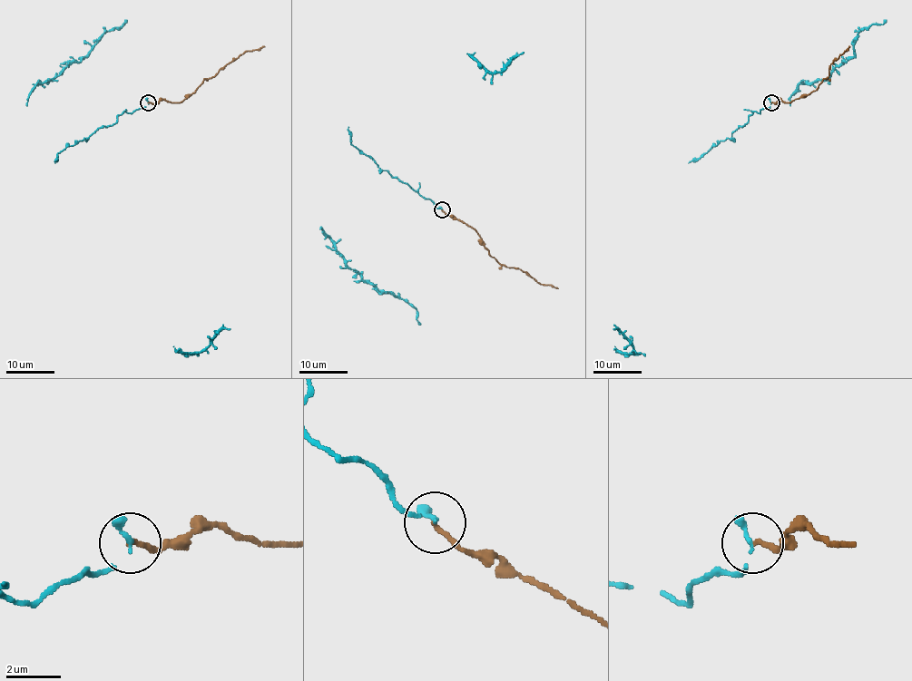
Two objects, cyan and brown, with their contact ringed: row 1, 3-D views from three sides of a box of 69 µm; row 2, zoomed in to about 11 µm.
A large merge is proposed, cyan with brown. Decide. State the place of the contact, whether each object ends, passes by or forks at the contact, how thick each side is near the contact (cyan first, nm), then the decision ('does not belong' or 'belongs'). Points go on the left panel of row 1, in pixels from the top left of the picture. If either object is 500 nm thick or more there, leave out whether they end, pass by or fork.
(148, 102) | cyan ends | brown ends | 170/160 nm | belongs

